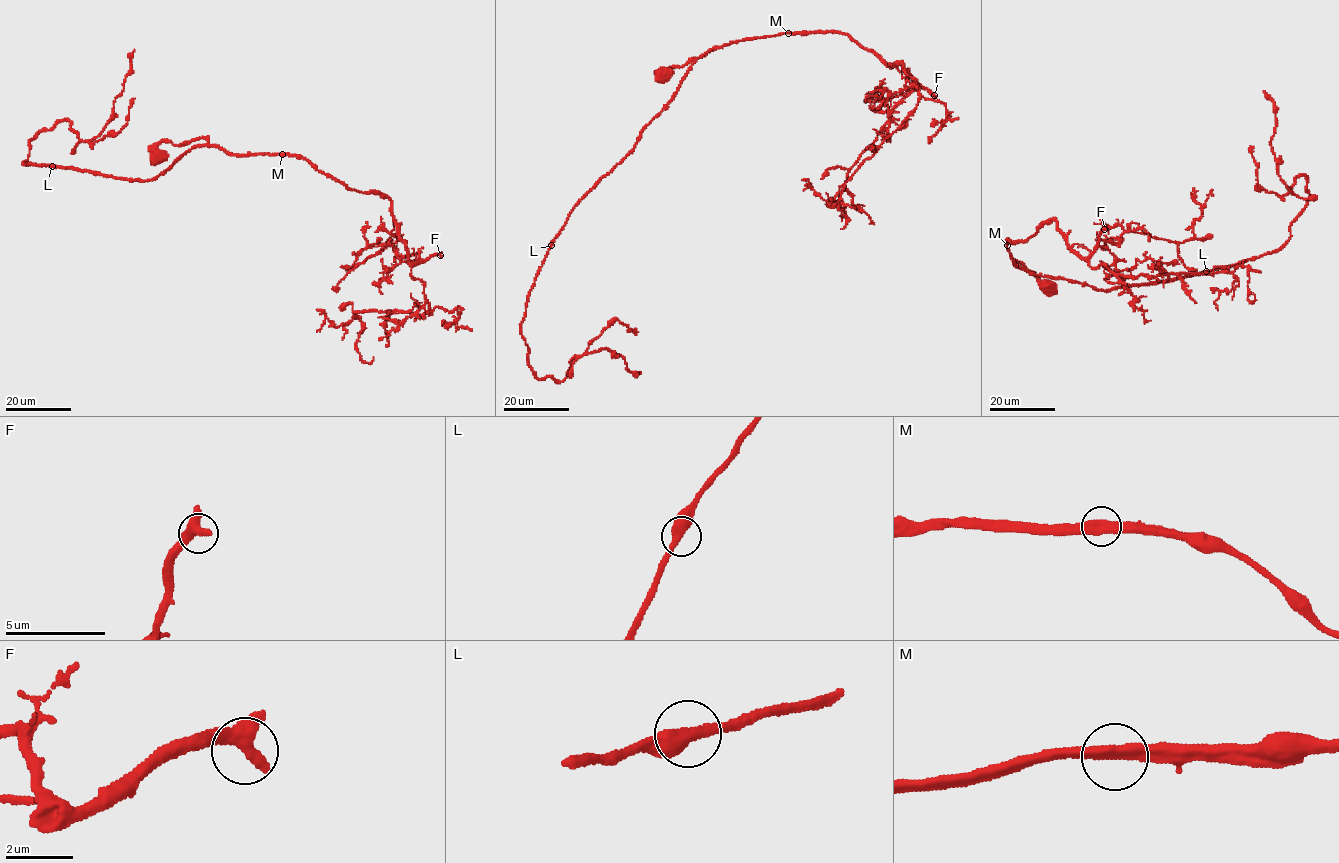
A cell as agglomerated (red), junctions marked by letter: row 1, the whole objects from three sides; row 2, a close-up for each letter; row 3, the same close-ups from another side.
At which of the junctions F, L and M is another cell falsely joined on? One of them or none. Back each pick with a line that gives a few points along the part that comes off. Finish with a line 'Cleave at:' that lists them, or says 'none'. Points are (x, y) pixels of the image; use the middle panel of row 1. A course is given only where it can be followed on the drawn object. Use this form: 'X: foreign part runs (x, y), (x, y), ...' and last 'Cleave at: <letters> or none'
Cleave at: none

